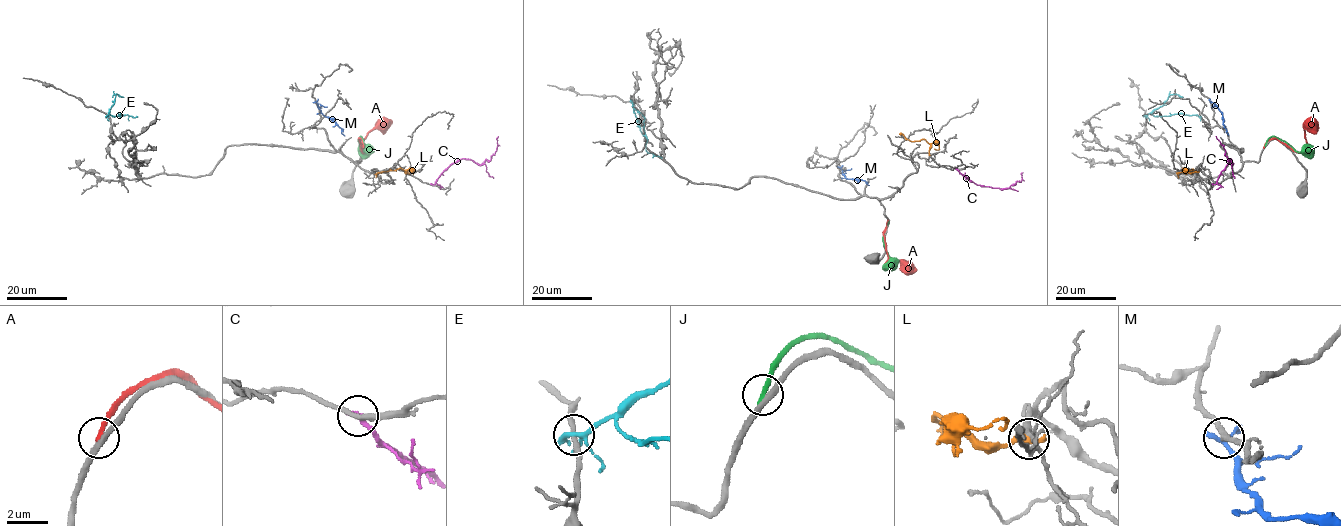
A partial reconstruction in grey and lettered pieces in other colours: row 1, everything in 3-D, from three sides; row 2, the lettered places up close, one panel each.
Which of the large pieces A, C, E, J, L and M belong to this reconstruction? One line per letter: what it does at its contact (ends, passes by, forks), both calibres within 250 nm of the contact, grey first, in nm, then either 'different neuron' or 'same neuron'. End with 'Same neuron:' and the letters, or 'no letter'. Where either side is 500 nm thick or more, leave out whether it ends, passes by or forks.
A: it ends there; 280 nm thick on the grey side, 280 nm on the other; different neuron
C: it ends there; 280 nm thick on the grey side, 320 nm on the other; different neuron
E: it forks there; 260 nm thick on the grey side, 200 nm on the other; different neuron
J: it ends there; 280 nm thick on the grey side, 260 nm on the other; different neuron
L: it ends there; 200 nm thick on the grey side, 360 nm on the other; different neuron
M: it passes by; 240 nm thick on the grey side, 200 nm on the other; different neuron
Same neuron: no letter

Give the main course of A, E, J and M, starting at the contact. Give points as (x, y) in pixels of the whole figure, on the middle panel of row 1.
A: (888, 220), (884, 232), (888, 259), (885, 264), (908, 262), (916, 271)
E: (632, 102), (644, 118), (646, 150), (662, 158)
J: (888, 222), (883, 243), (889, 260), (884, 271)
M: (840, 167), (847, 179), (863, 180), (869, 185)

